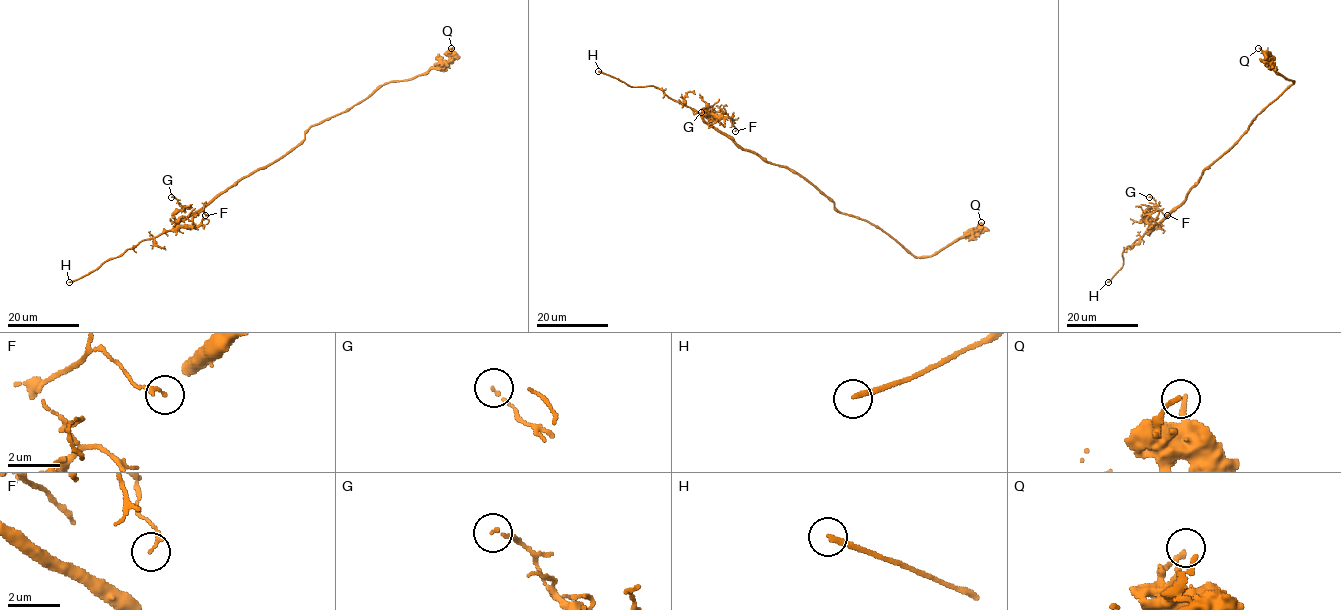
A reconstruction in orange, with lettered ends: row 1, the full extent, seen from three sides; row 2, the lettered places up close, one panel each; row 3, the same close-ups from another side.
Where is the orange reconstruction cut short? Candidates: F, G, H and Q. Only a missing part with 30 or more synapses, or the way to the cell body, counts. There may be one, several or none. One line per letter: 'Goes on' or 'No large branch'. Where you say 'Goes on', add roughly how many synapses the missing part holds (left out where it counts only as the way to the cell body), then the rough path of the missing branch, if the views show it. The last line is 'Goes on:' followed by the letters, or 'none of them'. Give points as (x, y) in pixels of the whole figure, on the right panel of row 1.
F: No large branch
G: No large branch
H: Goes on. Course of what is missing: (1108, 282), (1107, 294)
Q: No large branch
Goes on: H

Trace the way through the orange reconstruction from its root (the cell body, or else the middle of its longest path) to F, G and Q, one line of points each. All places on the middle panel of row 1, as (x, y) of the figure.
F: (796, 174), (743, 150), (712, 127), (703, 116), (720, 115), (722, 110), (732, 121), (735, 131)
G: (796, 174), (743, 150), (704, 119), (703, 110), (711, 112), (708, 119), (701, 112)
Q: (796, 174), (822, 191), (838, 211), (878, 225), (916, 257), (936, 254), (960, 238), (976, 232), (981, 222)

